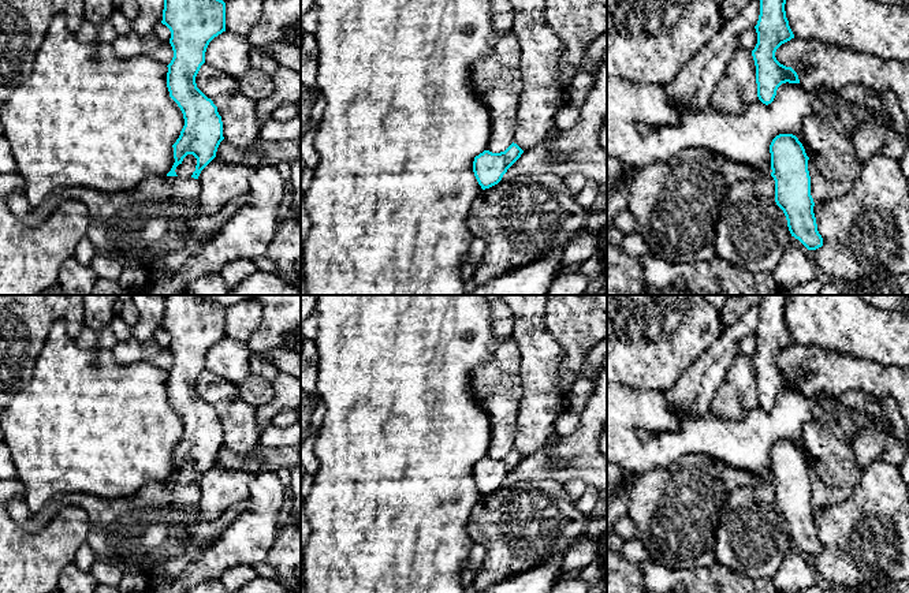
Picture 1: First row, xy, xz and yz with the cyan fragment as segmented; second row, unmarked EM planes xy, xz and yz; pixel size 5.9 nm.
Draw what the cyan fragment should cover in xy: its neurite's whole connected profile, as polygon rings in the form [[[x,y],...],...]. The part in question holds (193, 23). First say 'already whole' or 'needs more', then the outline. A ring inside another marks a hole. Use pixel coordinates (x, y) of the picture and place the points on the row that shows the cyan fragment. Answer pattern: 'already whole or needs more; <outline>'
already whole; [[[164,0],[163,25],[171,31],[174,57],[167,66],[169,97],[183,113],[185,126],[172,145],[175,163],[167,176],[178,176],[175,169],[187,154],[197,158],[191,178],[216,157],[224,139],[223,122],[217,107],[195,83],[205,63],[209,42],[226,31],[226,3],[223,0]]]

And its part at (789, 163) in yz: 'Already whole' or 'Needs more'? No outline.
Already whole

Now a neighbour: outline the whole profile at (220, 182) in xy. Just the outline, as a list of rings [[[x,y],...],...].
[[[213,158],[200,174],[201,193],[197,212],[201,215],[219,213],[231,201],[249,194],[249,179],[254,171],[250,164],[224,163]]]

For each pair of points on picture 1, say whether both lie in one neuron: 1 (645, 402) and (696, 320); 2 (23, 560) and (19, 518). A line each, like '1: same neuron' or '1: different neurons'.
1: different neurons
2: different neurons

